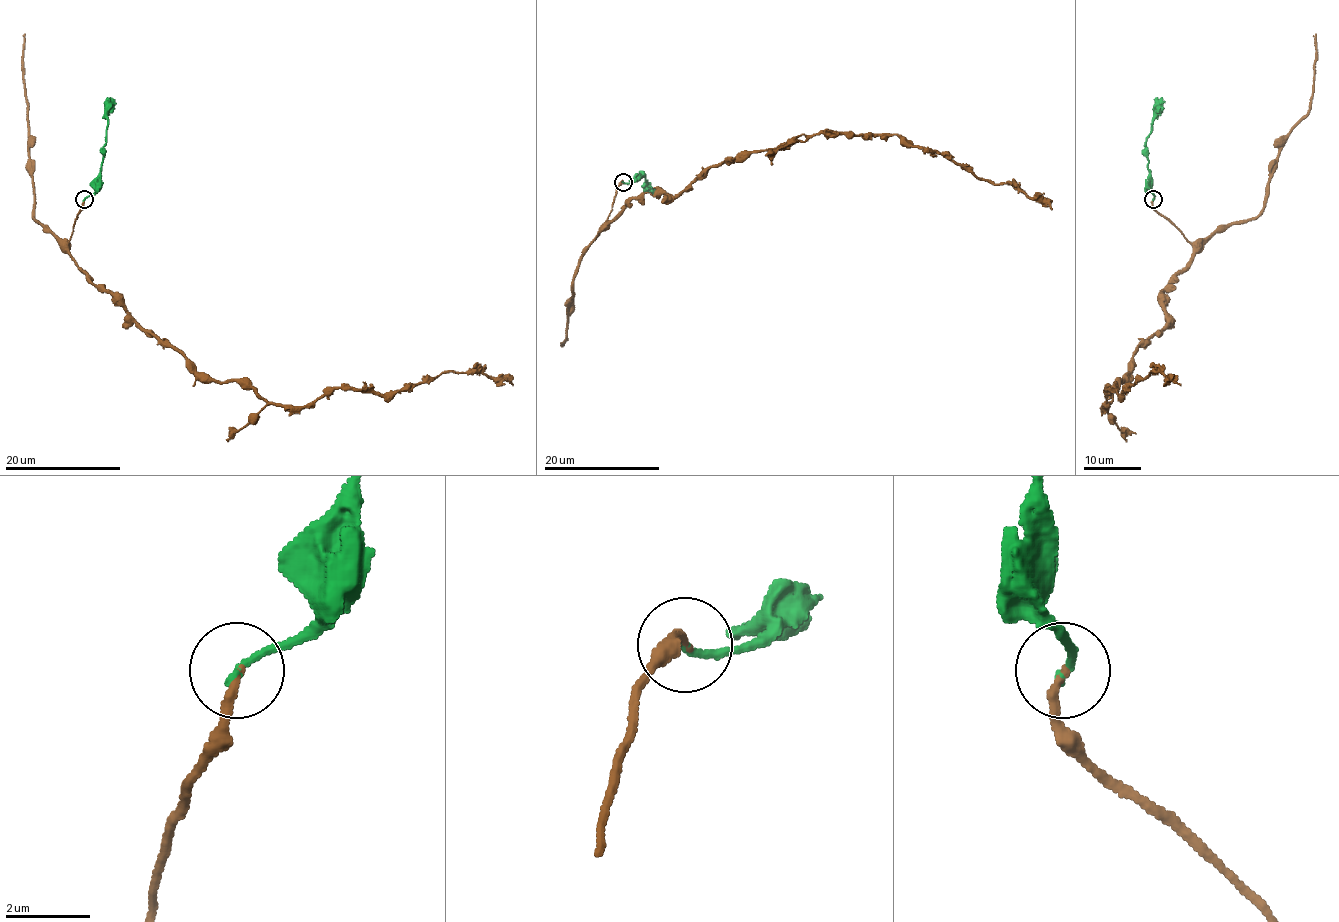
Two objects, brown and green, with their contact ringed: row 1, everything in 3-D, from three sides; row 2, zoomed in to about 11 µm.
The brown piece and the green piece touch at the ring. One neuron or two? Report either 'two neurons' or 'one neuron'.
one neuron

